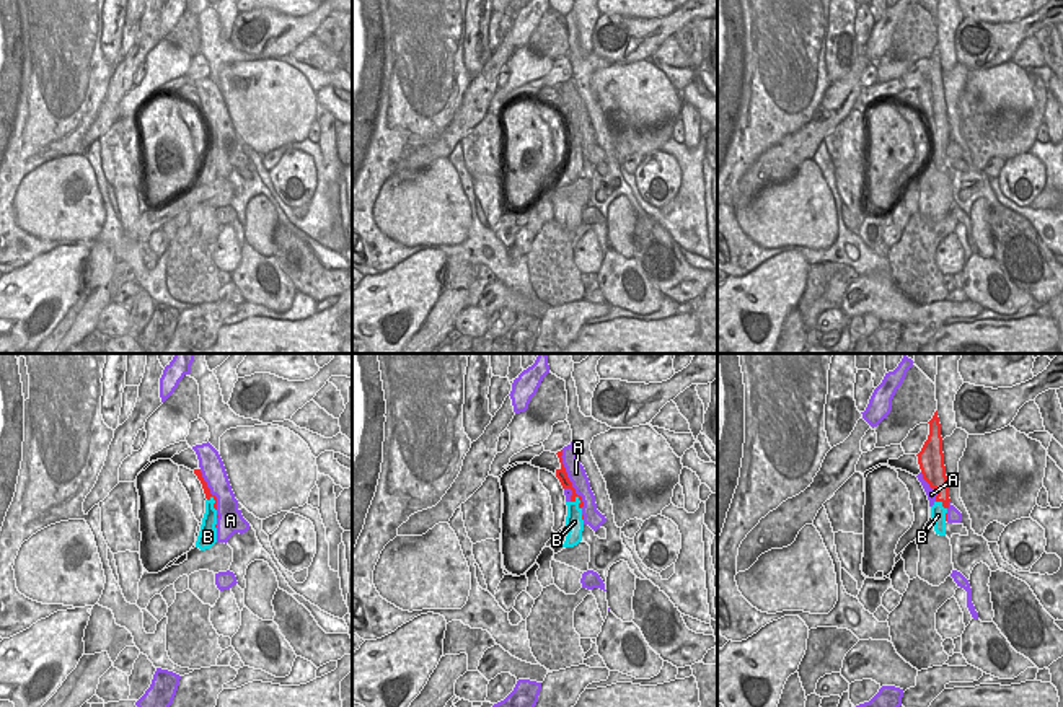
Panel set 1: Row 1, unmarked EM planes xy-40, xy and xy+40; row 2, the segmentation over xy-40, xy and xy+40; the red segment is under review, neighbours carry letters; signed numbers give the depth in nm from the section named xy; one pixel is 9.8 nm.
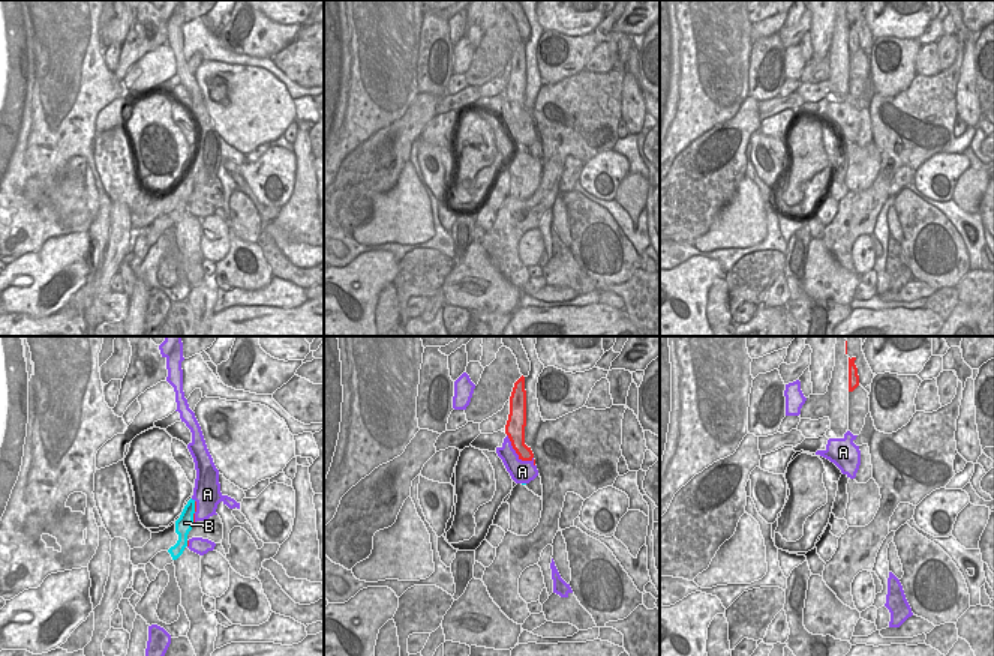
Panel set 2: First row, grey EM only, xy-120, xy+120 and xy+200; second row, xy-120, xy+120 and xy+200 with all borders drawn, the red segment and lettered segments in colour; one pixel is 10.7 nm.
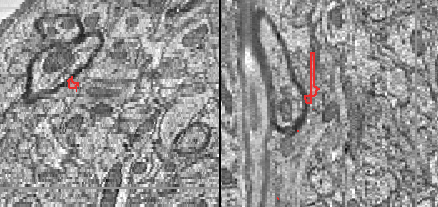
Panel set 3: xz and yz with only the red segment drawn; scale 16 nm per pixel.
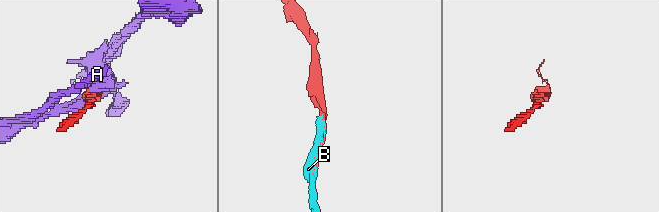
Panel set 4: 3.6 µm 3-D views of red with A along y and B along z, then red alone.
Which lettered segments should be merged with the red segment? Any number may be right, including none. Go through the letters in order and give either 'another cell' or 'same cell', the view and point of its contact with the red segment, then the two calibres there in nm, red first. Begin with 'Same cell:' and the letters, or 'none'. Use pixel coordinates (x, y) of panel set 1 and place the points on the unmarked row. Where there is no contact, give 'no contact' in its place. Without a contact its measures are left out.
Same cell: B
A: another cell; contact xy (568, 114); calibres 120 and 190 nm
B: same cell; contact xy (581, 137); calibres 100 and 170 nm

